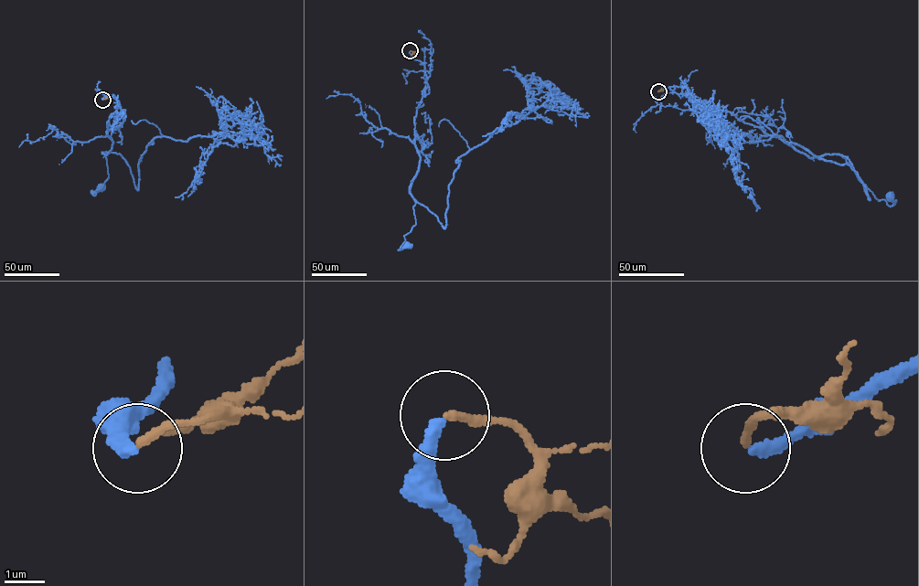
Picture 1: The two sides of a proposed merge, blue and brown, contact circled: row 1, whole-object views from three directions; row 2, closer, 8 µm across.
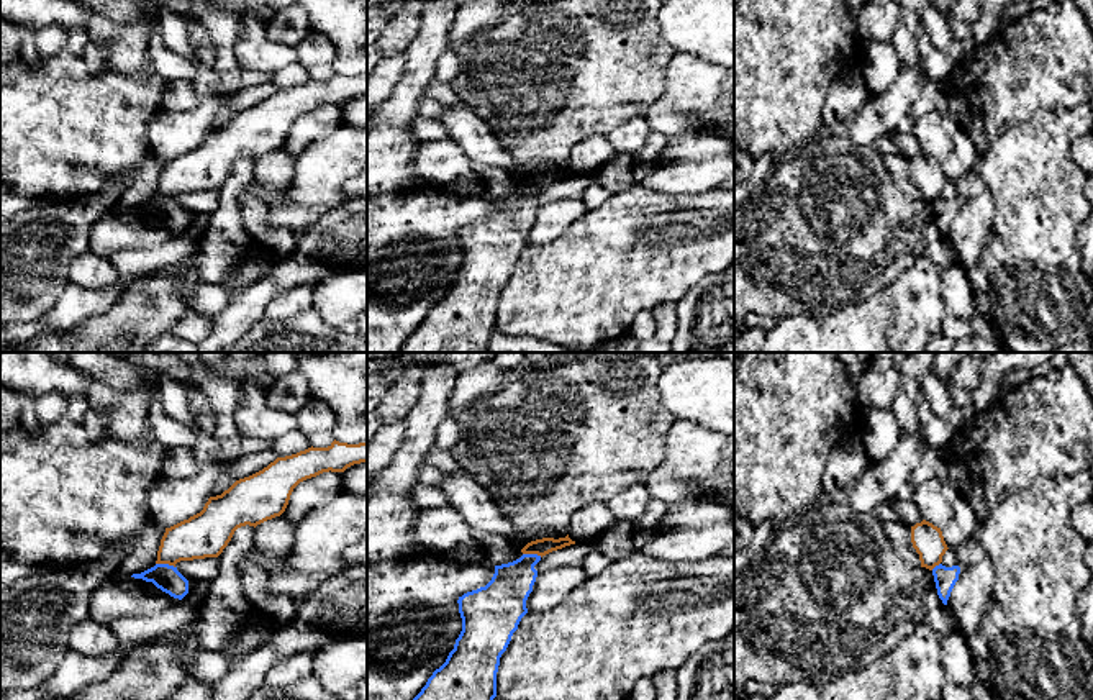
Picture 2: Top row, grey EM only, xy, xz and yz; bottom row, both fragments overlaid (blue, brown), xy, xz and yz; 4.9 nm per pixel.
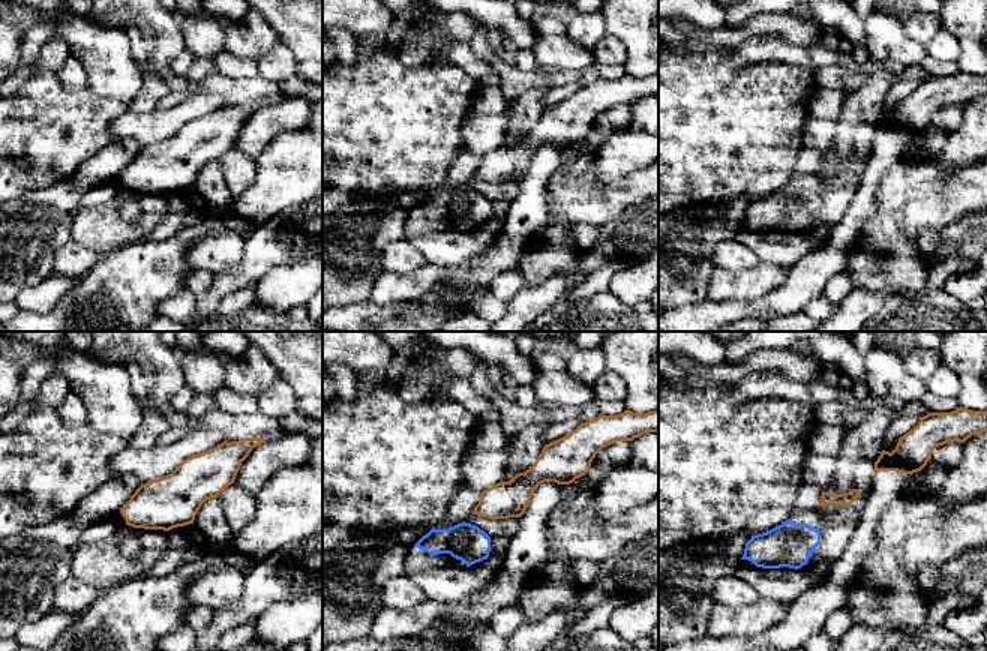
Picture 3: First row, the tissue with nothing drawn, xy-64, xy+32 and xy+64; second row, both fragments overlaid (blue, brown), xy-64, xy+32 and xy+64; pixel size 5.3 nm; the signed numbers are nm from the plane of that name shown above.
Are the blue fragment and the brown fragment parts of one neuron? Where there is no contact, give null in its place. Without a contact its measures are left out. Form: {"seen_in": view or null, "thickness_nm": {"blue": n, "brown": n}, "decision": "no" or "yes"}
{"seen_in": "xy", "thickness_nm": {"blue": 130, "brown": 220}, "decision": "no"}

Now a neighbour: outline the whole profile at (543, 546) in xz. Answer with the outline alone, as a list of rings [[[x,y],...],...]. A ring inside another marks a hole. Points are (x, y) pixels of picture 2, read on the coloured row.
[[[533,530],[531,536],[534,539],[521,549],[523,554],[537,554],[542,557],[552,551],[575,544],[575,541],[569,538],[569,534],[565,538],[554,539],[546,531]]]

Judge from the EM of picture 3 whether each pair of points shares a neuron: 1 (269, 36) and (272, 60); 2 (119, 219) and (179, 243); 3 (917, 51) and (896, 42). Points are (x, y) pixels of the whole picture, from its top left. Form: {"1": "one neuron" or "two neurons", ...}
{"1": "two neurons", "2": "two neurons", "3": "one neuron"}

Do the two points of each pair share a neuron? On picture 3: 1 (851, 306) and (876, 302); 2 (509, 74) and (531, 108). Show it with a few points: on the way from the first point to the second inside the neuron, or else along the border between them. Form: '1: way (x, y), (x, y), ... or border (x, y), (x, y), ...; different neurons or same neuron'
1: way (857, 306), (870, 302); same neuron
2: border (548, 87), (527, 89), (509, 102); different neurons

